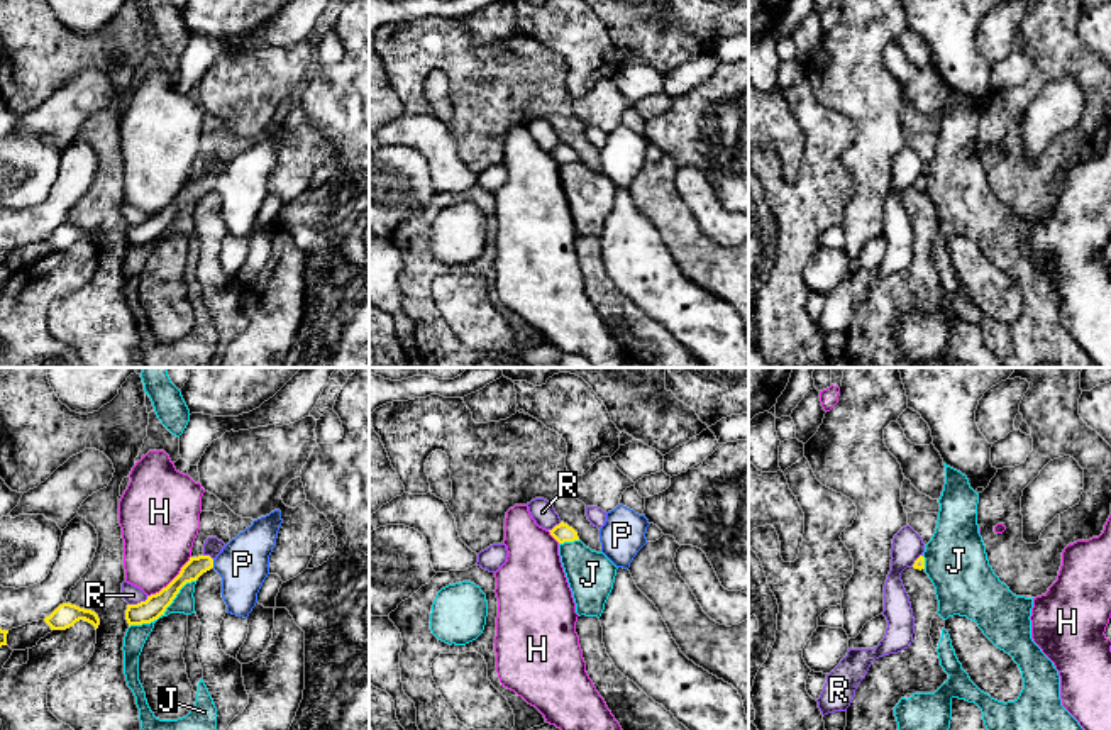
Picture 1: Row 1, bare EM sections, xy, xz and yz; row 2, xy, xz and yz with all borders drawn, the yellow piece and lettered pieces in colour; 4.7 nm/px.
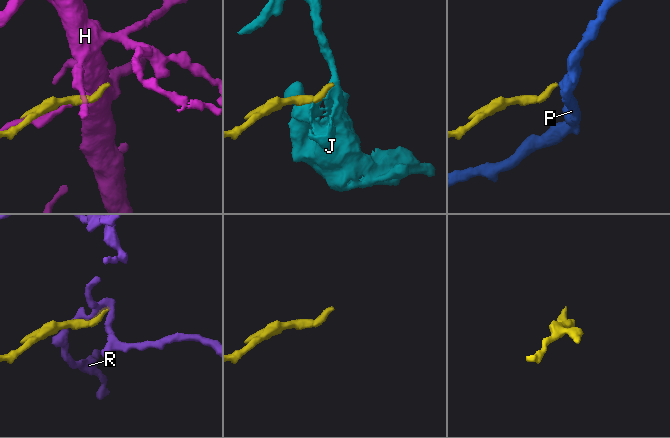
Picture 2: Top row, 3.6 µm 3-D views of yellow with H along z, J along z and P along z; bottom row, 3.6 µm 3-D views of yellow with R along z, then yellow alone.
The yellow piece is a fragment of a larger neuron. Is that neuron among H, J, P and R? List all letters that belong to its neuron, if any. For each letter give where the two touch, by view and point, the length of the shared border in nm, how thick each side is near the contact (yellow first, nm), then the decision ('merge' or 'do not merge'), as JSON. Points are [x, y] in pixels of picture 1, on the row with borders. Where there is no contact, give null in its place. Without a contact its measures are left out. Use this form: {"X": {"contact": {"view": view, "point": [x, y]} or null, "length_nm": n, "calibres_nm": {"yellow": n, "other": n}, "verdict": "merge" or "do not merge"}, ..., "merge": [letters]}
{"H": {"contact": {"view": "xy", "point": [173, 580]}, "length_nm": 280, "calibres_nm": {"yellow": 110, "other": 340}, "verdict": "do not merge"}, "J": {"contact": {"view": "xy", "point": [165, 610]}, "length_nm": 400, "calibres_nm": {"yellow": 110, "other": 110}, "verdict": "do not merge"}, "P": {"contact": {"view": "xy", "point": [212, 563]}, "length_nm": 40, "calibres_nm": {"yellow": 90, "other": 240}, "verdict": "merge"}, "R": {"contact": {"view": "xy", "point": [138, 603]}, "length_nm": 100, "calibres_nm": {"yellow": 110, "other": 90}, "verdict": "do not merge"}, "merge": ["P"]}

